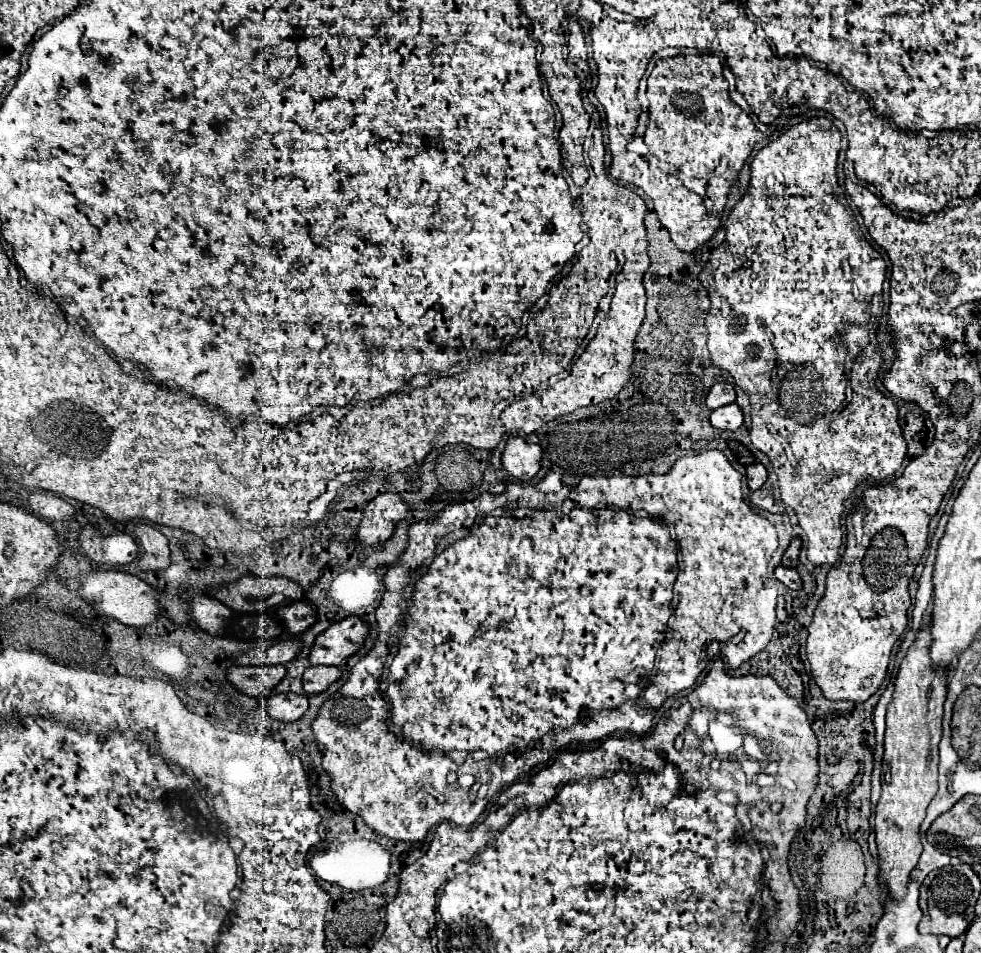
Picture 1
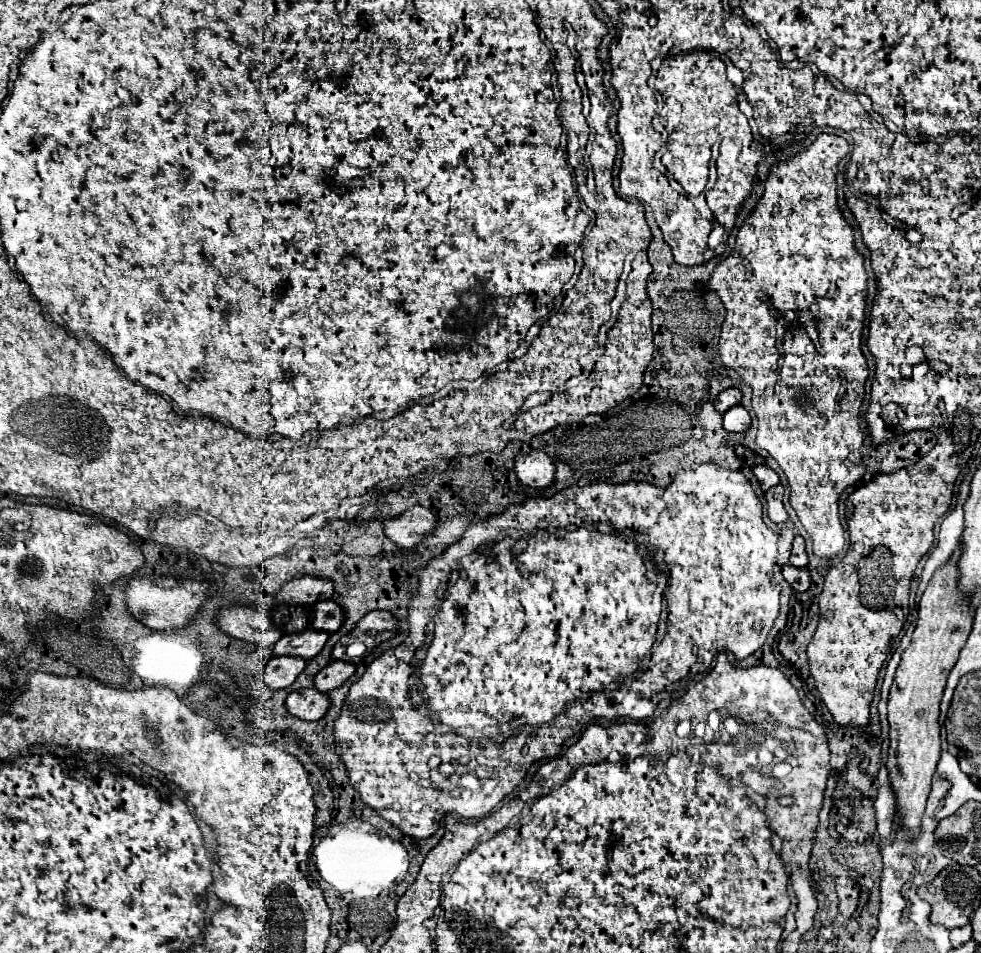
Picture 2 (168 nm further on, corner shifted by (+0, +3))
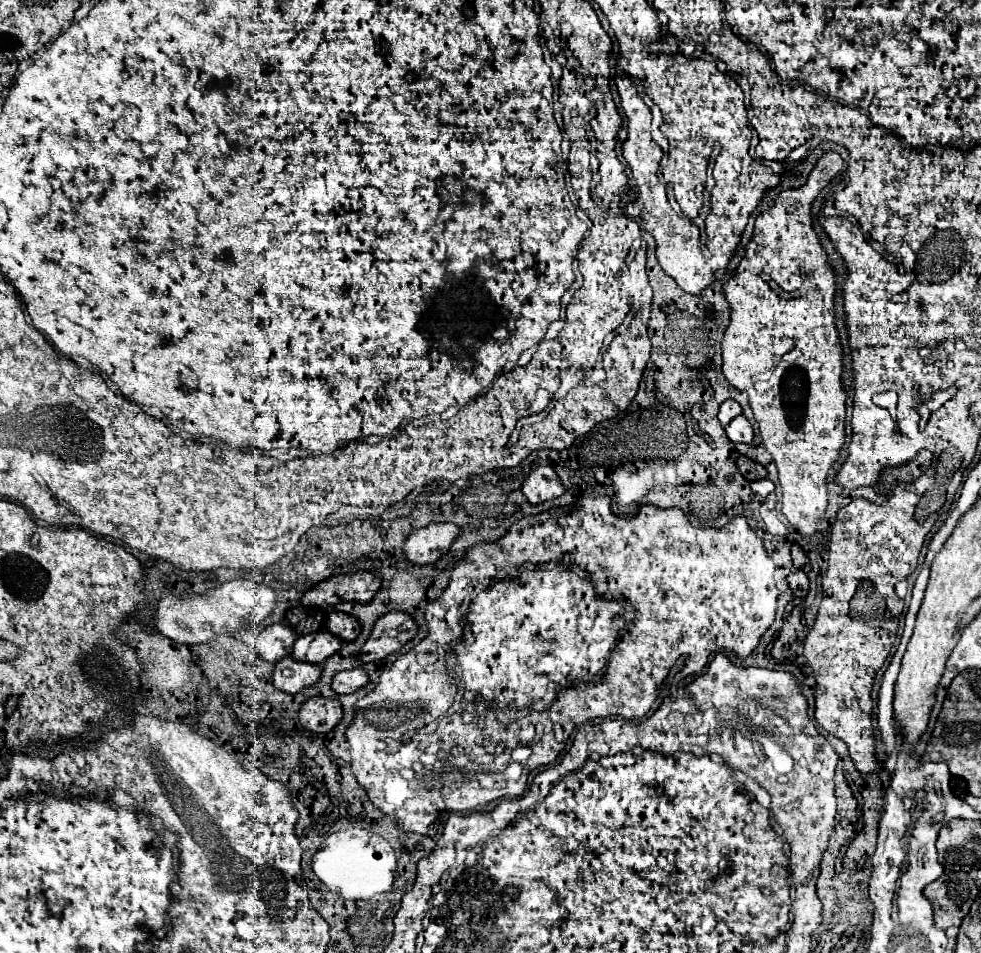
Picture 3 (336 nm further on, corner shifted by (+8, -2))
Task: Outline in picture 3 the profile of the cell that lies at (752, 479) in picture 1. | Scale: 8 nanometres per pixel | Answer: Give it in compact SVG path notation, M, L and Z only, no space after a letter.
M759 479L759 481L753 481L753 483L751 483L751 489L753 489L753 493L755 493L755 497L757 497L759 503L765 501L769 493L773 493L773 487L775 487L775 485L773 485L769 479Z

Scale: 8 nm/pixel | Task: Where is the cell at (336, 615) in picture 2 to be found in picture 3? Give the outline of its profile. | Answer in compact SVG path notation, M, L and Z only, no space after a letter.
M333 611L333 613L327 615L325 627L327 627L327 631L335 633L343 641L355 641L359 637L359 633L361 633L359 621L353 615L339 613L339 611Z

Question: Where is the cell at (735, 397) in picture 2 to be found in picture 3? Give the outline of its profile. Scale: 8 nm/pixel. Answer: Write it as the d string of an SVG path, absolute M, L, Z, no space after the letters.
M727 399L725 403L721 403L721 407L719 407L719 421L721 421L721 425L723 427L727 427L737 415L741 415L741 405L737 403L737 401L733 401L733 399Z

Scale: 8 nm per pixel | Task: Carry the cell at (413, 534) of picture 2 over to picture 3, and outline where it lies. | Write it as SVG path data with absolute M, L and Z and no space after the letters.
M431 523L429 527L417 529L405 541L405 555L409 561L427 565L439 561L449 553L453 541L461 535L461 527L453 523Z

